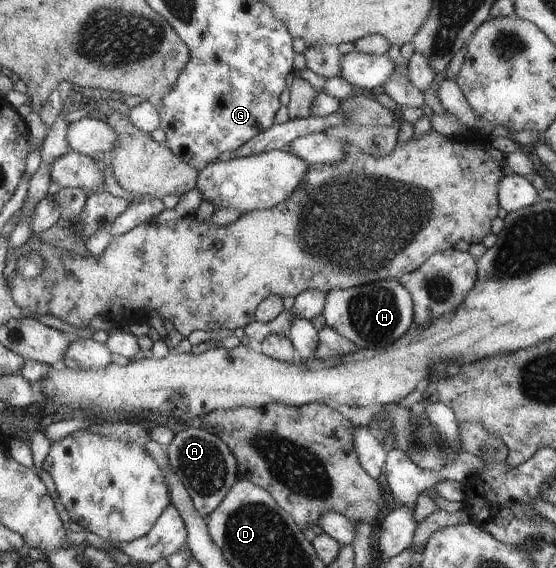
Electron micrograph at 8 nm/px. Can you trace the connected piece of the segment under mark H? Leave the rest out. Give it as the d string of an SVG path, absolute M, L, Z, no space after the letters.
M397 279L329 291L322 313L326 326L341 333L360 349L383 348L397 342L414 326L416 319L413 296Z

